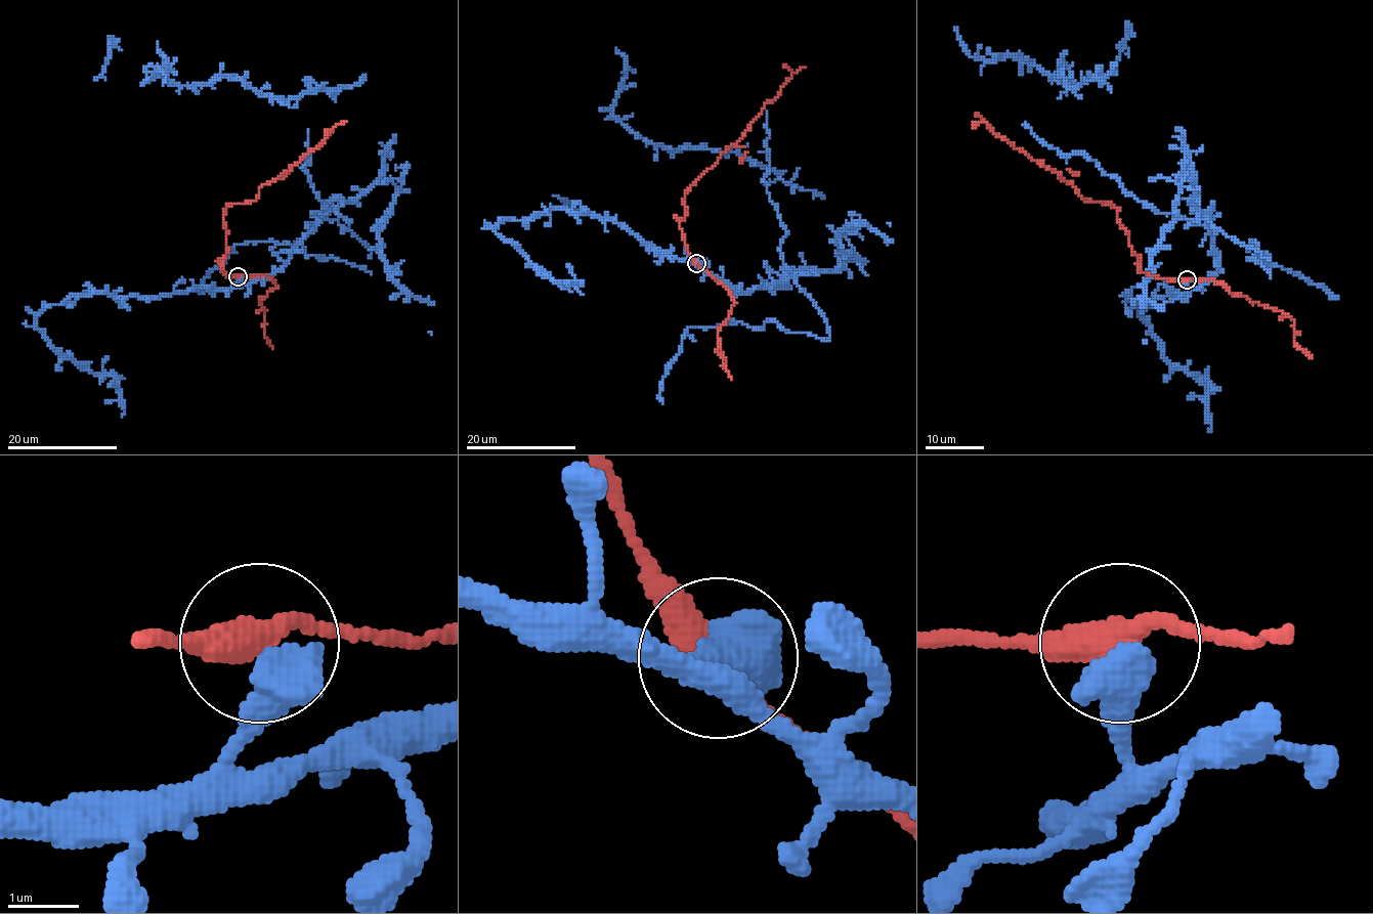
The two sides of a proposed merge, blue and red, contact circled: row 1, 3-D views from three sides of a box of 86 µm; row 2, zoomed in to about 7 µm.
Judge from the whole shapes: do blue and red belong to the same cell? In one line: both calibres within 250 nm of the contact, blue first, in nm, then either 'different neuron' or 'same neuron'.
650/400 nm | same neuron

